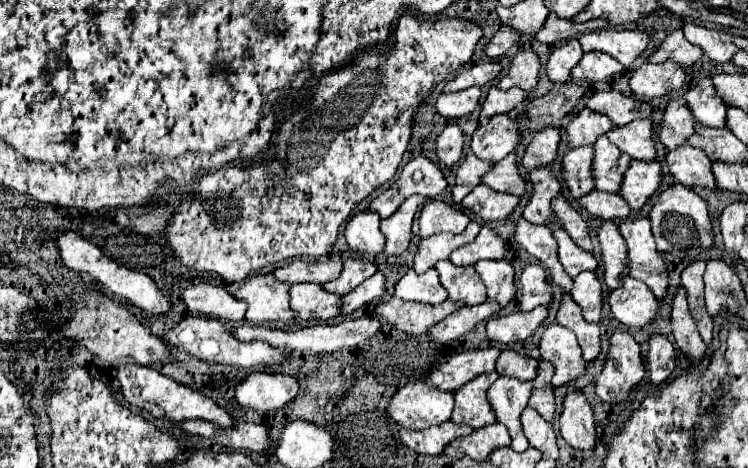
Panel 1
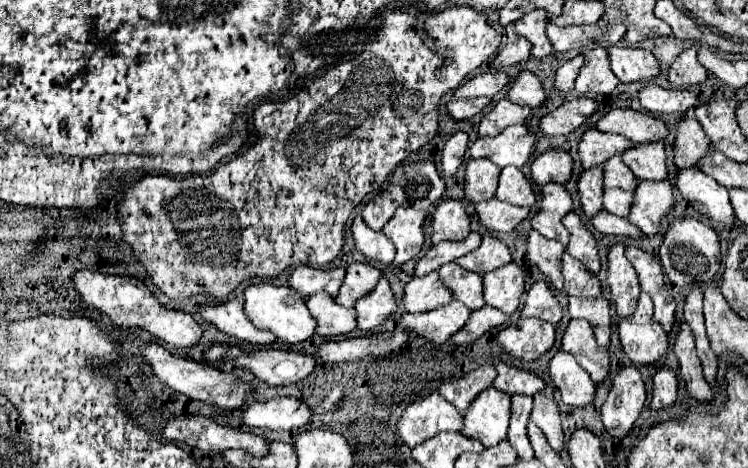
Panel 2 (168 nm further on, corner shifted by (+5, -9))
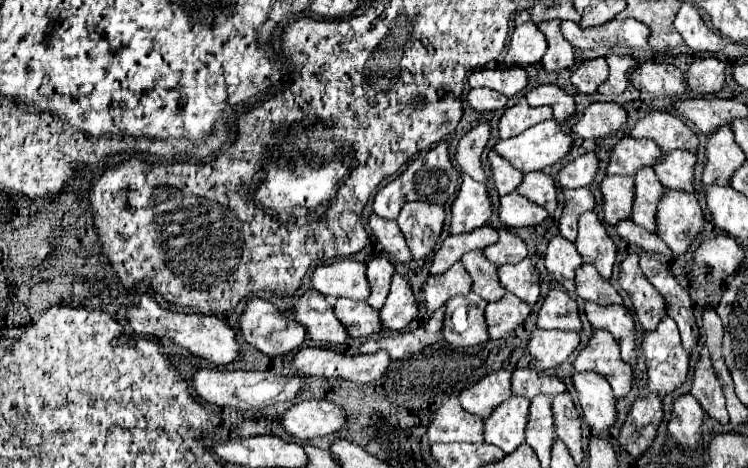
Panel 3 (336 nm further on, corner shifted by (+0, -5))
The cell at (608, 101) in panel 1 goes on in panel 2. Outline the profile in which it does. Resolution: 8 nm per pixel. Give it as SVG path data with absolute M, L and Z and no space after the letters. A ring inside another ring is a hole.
M615 108L599 118L595 124L601 132L621 134L633 142L653 142L667 136L667 128L659 118L631 108Z

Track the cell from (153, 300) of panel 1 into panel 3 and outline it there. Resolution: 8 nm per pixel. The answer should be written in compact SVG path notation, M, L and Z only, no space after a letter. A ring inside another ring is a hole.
M148 294L142 296L140 304L128 310L128 322L136 334L148 334L156 338L170 338L172 342L184 346L196 356L210 360L216 366L228 366L240 360L240 346L236 342L236 332L218 316L206 314L174 314L156 304L156 300Z

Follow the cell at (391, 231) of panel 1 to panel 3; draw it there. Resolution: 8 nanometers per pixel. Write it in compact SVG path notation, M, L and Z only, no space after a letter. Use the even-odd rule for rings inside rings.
M408 202L402 208L398 216L398 226L406 236L408 248L416 260L432 252L432 248L436 246L442 234L444 220L446 220L446 212L438 204Z

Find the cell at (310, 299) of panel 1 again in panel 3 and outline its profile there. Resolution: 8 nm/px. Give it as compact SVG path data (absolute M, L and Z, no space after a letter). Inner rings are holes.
M336 300L334 312L342 320L342 324L346 326L346 330L352 338L372 336L382 330L380 314L368 302Z

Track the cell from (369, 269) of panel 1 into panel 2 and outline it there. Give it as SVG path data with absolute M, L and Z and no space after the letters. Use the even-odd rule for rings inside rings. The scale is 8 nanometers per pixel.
M367 262L351 264L347 268L347 274L339 288L339 294L335 296L335 302L345 308L353 308L355 300L361 298L365 292L369 292L377 284L379 276L381 276L381 272Z

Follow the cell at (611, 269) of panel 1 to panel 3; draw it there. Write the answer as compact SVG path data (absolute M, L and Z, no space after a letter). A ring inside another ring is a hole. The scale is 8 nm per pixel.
M628 254L620 266L620 286L630 294L636 316L644 330L656 330L658 322L666 316L664 298L646 280L638 266L638 254Z

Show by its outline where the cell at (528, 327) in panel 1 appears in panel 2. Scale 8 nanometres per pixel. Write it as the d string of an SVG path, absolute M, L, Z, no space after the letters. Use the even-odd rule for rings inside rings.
M525 318L495 334L497 344L515 358L537 360L555 342L555 328L539 318Z

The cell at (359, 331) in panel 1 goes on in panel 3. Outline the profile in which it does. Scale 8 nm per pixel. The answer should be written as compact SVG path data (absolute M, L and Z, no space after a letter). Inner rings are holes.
M442 306L434 316L426 322L426 328L420 326L414 332L394 332L392 336L382 336L376 340L368 340L360 346L360 354L374 354L378 350L386 350L392 360L410 358L412 354L424 350L442 340L442 324L444 324L446 306Z

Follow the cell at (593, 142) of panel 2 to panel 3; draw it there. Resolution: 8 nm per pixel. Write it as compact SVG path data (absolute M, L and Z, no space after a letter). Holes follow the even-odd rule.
M624 136L618 146L610 152L608 174L634 176L640 168L652 168L662 156L662 150L652 140L636 140L632 136Z

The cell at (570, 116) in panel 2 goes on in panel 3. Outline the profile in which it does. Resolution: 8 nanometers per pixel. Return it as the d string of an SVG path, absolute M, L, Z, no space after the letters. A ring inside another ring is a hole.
M592 102L582 118L572 126L574 134L586 140L598 140L606 136L614 136L622 128L626 128L628 114L620 104L614 102Z

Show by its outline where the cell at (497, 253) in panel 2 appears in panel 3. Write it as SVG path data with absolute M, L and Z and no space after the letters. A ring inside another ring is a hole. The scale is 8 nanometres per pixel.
M502 228L498 244L484 248L484 254L490 262L494 262L496 266L502 266L502 264L516 264L524 260L528 256L528 248L520 236Z

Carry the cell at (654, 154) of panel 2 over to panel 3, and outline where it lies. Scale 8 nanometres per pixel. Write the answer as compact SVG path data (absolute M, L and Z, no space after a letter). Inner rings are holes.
M678 150L678 152L666 154L654 166L654 170L666 188L682 190L682 192L696 192L694 166L696 166L696 156L692 152Z

